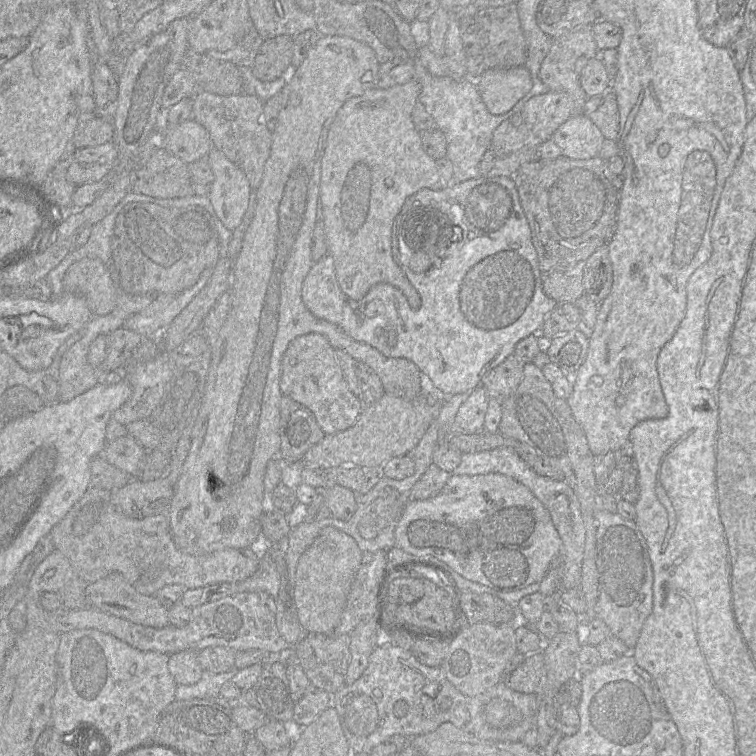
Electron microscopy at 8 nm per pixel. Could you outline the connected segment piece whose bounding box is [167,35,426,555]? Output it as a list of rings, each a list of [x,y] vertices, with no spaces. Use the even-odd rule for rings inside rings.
[[[320,36],[309,51],[306,58],[297,68],[292,68],[286,78],[285,85],[279,92],[280,111],[275,129],[272,131],[272,143],[269,157],[265,163],[263,176],[256,193],[256,208],[252,221],[247,228],[243,237],[241,250],[234,261],[232,268],[232,278],[230,286],[230,309],[219,330],[218,336],[211,346],[211,361],[207,374],[207,381],[204,393],[199,404],[199,412],[192,430],[191,446],[188,455],[183,464],[181,474],[174,485],[174,495],[167,512],[169,518],[170,531],[176,547],[187,554],[203,555],[217,550],[228,548],[246,548],[257,541],[264,541],[261,538],[260,516],[263,499],[263,477],[268,461],[278,457],[280,449],[279,420],[280,420],[280,400],[282,393],[279,387],[281,377],[282,358],[289,343],[296,337],[307,334],[317,333],[324,336],[335,350],[343,350],[348,353],[354,360],[368,365],[378,375],[385,393],[403,399],[413,399],[422,394],[426,388],[426,380],[418,367],[405,358],[391,358],[381,354],[372,346],[356,341],[342,331],[338,326],[315,317],[304,305],[301,297],[302,284],[311,269],[313,260],[311,257],[312,234],[315,227],[317,203],[319,200],[320,178],[321,178],[321,161],[324,153],[325,142],[329,127],[333,122],[339,108],[350,98],[362,95],[366,91],[376,88],[378,82],[379,62],[376,59],[374,51],[366,44],[346,36]]]

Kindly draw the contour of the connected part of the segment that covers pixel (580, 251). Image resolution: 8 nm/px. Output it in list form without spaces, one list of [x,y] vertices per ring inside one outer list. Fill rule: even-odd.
[[[564,155],[555,159],[534,159],[521,166],[513,179],[537,252],[542,289],[557,303],[575,303],[584,294],[583,271],[588,257],[601,246],[608,245],[617,226],[620,190],[609,179],[607,160],[599,156],[575,160]]]

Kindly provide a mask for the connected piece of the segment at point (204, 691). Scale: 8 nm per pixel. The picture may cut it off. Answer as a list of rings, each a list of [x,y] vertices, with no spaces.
[[[237,669],[219,674],[204,671],[200,680],[193,685],[177,685],[176,700],[215,699],[220,694],[220,688],[225,682],[231,681],[237,673]]]

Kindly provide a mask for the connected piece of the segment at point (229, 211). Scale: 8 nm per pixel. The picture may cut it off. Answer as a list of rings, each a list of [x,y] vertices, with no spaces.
[[[217,148],[210,150],[207,159],[214,175],[208,194],[214,213],[228,230],[234,231],[248,207],[252,191],[249,181],[242,169]]]

